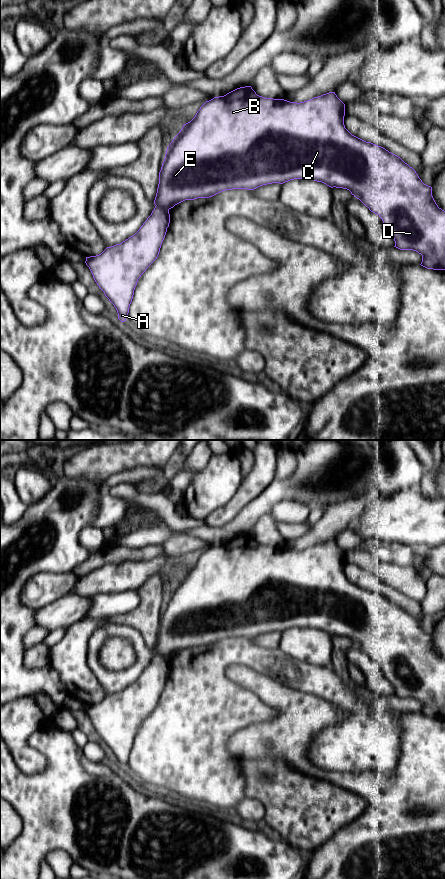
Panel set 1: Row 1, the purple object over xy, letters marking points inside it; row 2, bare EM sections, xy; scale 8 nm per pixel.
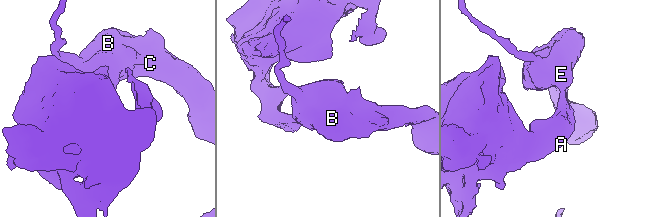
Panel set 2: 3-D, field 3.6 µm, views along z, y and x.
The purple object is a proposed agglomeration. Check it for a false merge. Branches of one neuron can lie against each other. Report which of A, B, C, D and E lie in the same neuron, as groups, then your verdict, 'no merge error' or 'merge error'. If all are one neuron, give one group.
groups A / B C D E; merge error

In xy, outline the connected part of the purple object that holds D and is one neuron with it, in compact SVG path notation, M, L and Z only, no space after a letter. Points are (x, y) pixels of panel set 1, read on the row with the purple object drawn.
M251 86L237 88L224 96L214 97L206 101L197 111L195 117L184 124L180 132L167 147L164 161L159 172L159 184L154 204L167 209L185 201L197 198L209 198L222 191L232 189L254 190L260 186L279 183L283 184L294 179L308 179L322 182L333 188L343 188L359 199L369 210L377 214L383 221L386 230L394 238L396 248L400 250L413 250L422 255L421 266L433 270L445 270L445 211L438 207L433 196L432 187L424 184L416 171L405 163L400 157L385 148L366 142L352 135L344 125L345 104L337 97L335 92L329 92L304 102L290 102L284 99L265 98L256 94Z

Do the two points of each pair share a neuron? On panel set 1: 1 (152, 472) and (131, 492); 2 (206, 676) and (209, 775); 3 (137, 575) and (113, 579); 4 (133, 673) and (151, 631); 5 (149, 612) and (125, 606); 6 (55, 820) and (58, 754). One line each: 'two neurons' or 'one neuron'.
1: two neurons
2: one neuron
3: one neuron
4: two neurons
5: two neurons
6: one neuron

